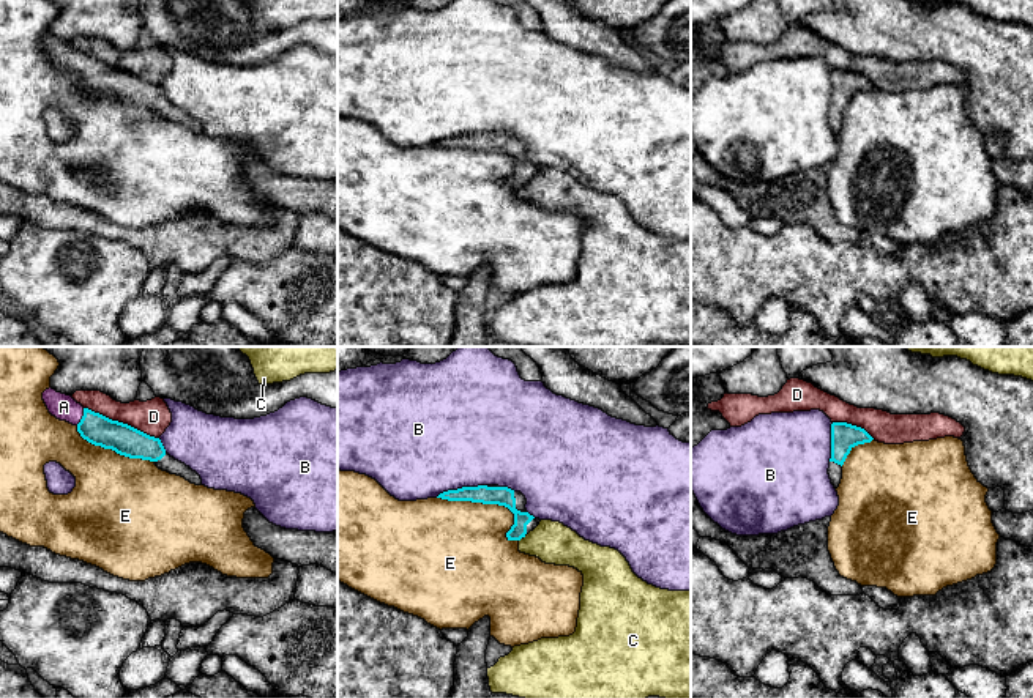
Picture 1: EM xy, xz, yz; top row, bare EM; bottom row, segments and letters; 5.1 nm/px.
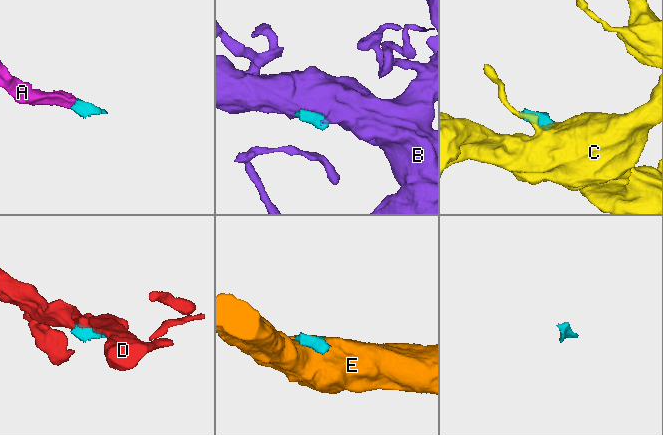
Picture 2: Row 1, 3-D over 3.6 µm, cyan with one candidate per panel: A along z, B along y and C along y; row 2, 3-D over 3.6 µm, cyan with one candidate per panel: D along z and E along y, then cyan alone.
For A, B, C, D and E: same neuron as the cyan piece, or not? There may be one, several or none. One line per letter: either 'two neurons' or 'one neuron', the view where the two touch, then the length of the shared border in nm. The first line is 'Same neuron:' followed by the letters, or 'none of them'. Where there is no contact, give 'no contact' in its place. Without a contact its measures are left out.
Same neuron: A
A: one neuron | xy | 100 nm
B: two neurons | xz | 280 nm
C: two neurons | no contact
D: two neurons | xy | 420 nm
E: two neurons | xz | 480 nm

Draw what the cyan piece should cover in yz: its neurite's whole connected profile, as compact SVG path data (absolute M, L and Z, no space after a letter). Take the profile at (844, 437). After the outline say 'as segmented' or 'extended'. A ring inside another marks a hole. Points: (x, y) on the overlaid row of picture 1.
M847 422L831 424L831 459L828 474L834 488L839 487L842 479L842 465L850 451L864 443L871 443L874 438L861 427Z; extended

